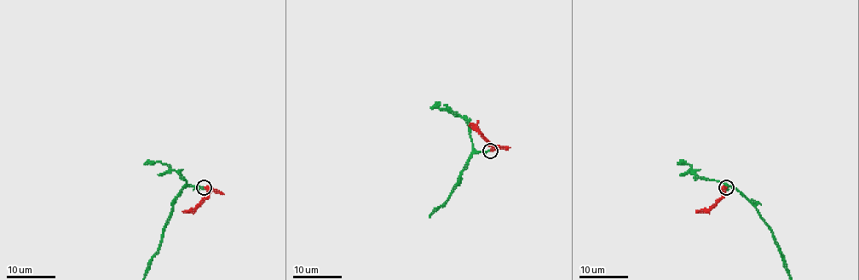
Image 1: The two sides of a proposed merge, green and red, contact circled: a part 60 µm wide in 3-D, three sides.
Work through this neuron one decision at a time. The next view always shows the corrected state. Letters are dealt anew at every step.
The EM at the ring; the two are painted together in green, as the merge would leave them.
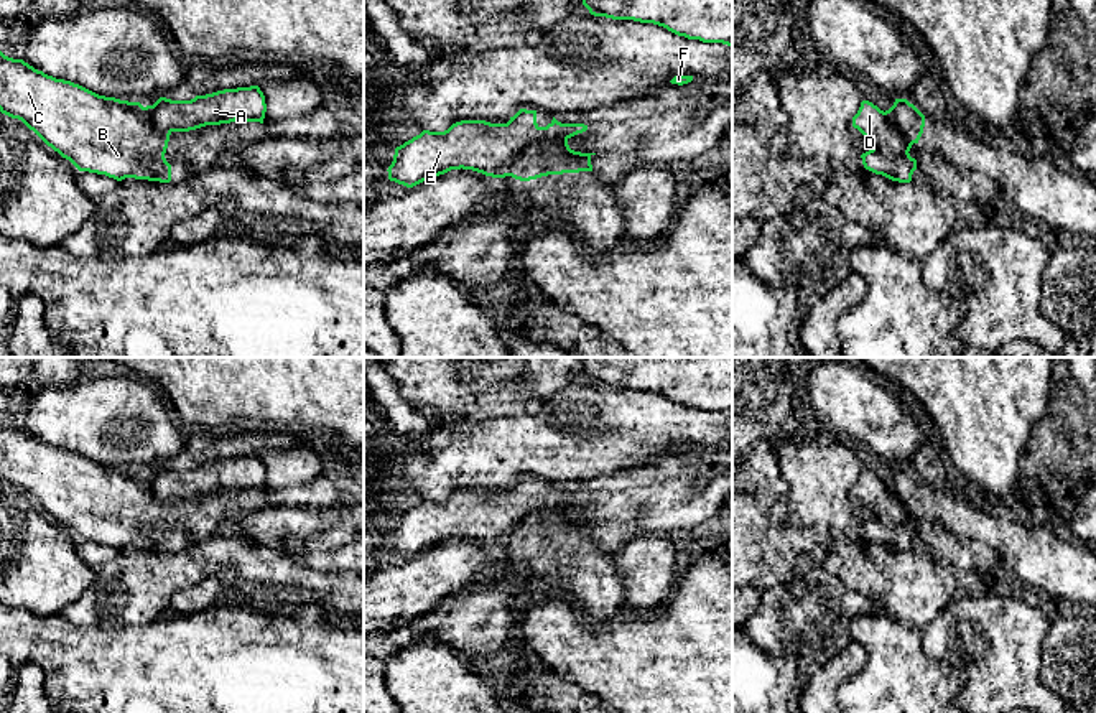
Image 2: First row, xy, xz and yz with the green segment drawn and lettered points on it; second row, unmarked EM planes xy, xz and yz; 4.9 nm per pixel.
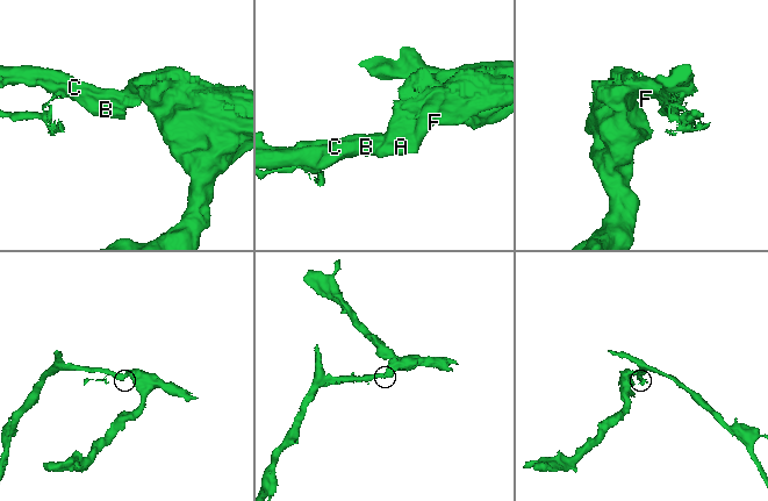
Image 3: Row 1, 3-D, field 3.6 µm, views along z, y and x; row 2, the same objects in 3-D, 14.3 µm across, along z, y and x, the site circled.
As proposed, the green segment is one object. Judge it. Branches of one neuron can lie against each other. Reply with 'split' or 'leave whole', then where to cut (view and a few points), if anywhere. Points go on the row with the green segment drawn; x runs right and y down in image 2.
split; cut xz (566, 137), (530, 144), (510, 163), (507, 175)

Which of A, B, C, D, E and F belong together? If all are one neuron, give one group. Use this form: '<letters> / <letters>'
A F / B C D E

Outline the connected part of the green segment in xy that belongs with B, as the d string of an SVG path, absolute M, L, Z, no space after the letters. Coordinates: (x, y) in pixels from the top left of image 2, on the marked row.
M0 51L0 112L21 120L79 171L105 175L117 181L171 181L171 165L165 158L171 132L160 130L140 102L99 96Z

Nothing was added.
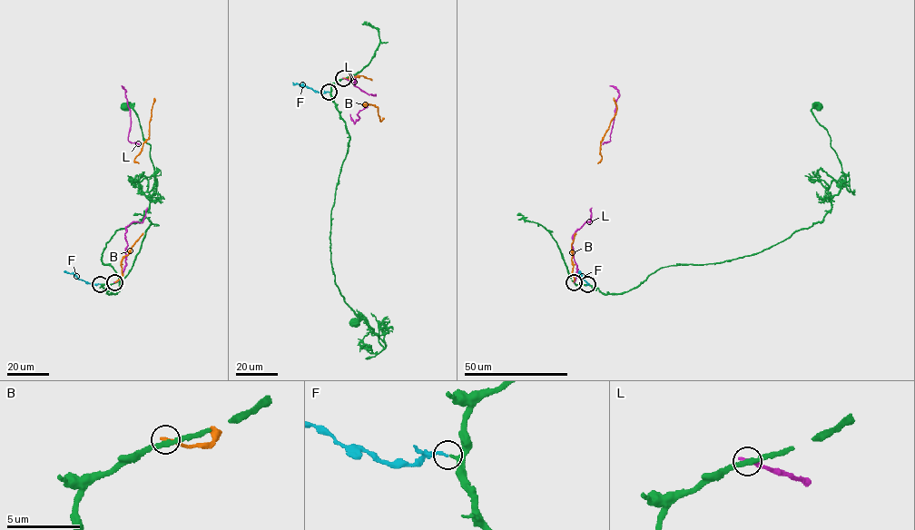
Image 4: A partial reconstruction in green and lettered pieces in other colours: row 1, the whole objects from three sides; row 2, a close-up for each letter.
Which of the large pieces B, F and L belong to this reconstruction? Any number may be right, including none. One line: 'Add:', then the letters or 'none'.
Add: F

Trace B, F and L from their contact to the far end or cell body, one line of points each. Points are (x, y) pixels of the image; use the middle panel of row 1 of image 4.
B: (344, 77), (363, 76), (372, 80), (368, 102), (363, 105), (373, 104), (378, 108), (380, 121), (383, 117)
F: (329, 92), (320, 93), (292, 83)
L: (343, 78), (353, 81), (356, 76), (356, 86), (376, 95), (357, 114), (359, 119), (354, 123), (350, 113)

